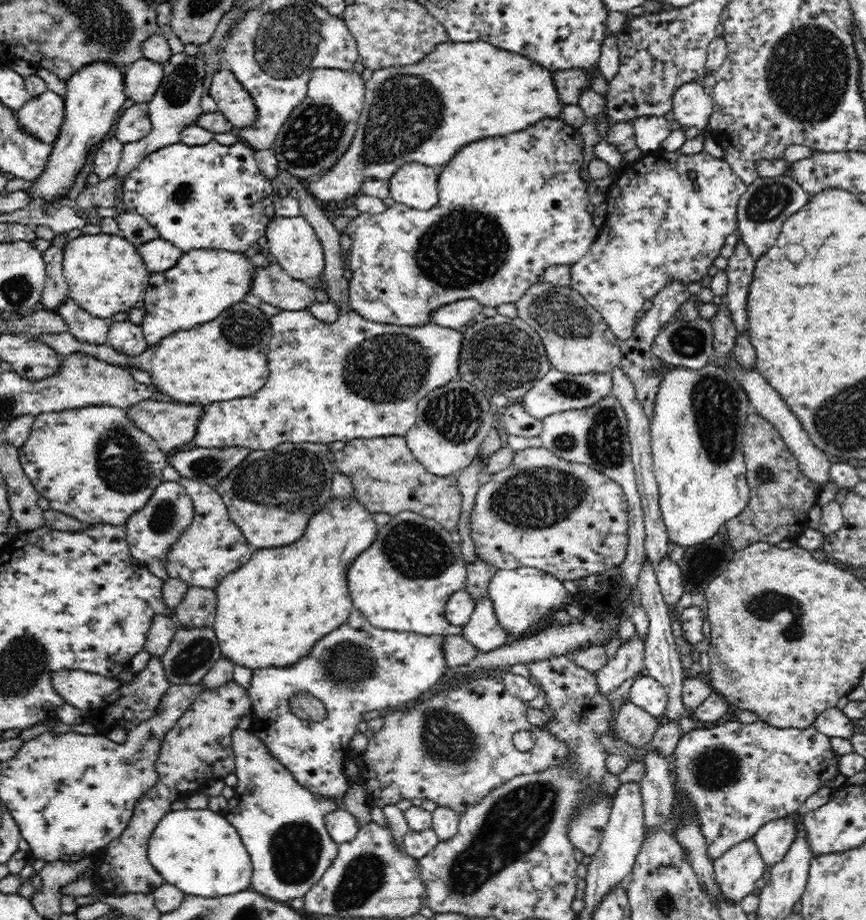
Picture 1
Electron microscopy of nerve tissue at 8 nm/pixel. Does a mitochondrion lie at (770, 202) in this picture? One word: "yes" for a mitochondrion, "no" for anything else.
yes

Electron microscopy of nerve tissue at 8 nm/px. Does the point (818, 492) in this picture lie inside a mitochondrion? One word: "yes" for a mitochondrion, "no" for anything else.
no

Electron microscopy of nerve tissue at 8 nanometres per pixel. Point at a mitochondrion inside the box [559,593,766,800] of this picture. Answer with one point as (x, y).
(717, 770)

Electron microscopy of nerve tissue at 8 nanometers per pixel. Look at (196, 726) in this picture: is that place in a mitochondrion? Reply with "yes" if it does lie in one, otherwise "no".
no

